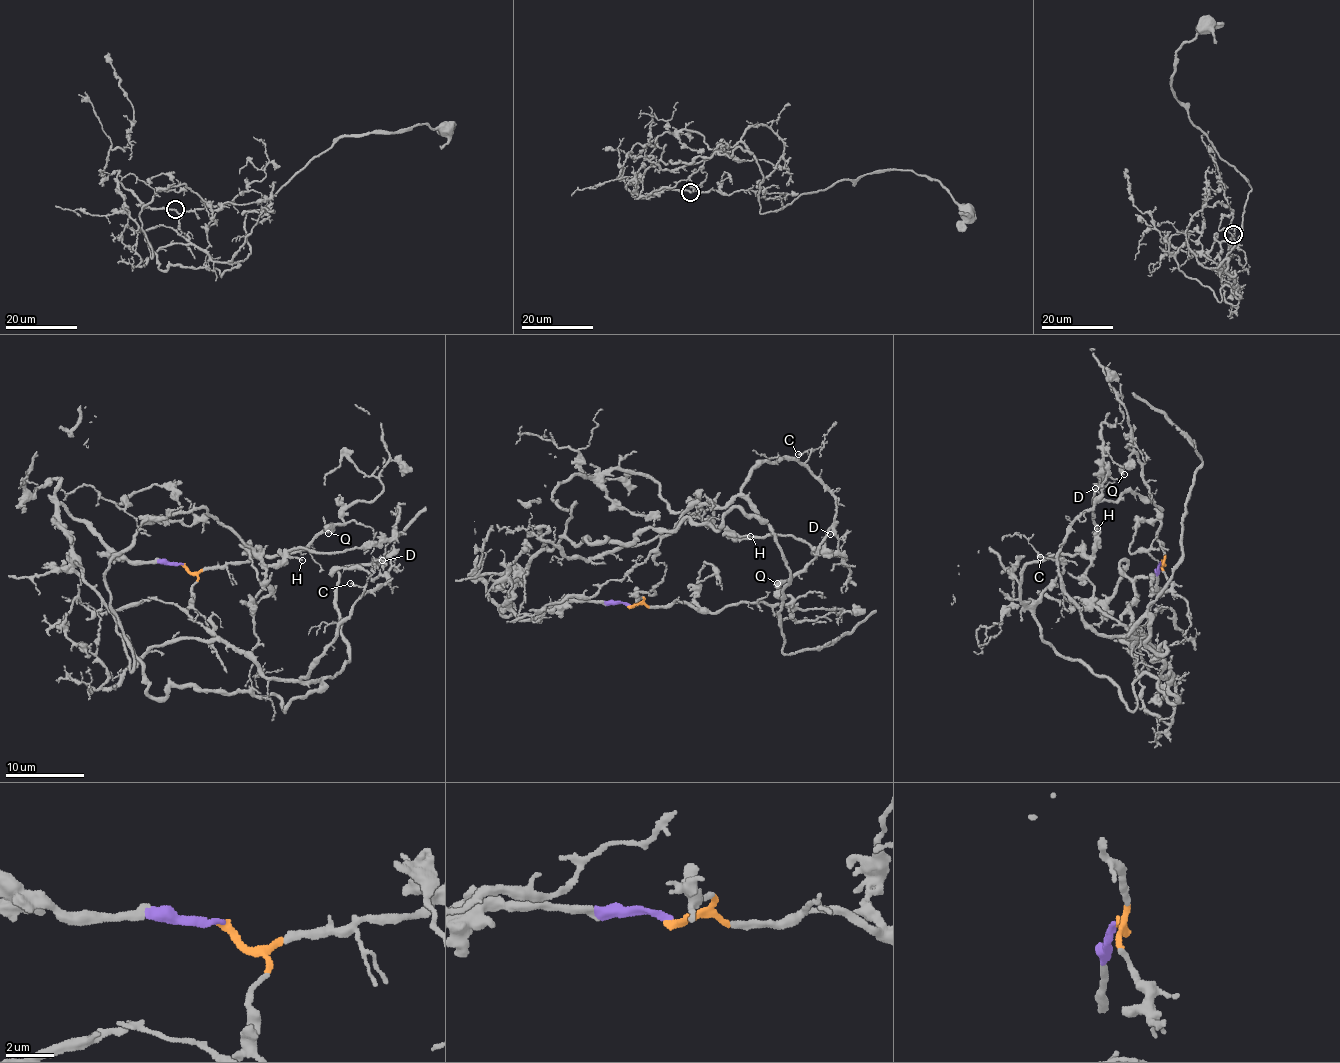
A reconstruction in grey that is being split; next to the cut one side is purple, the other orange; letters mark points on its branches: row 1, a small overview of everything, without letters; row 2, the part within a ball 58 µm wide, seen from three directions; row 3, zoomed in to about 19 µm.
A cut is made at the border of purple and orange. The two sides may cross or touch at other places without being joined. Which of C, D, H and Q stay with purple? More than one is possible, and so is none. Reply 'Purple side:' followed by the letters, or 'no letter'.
Purple side: C, D, H

